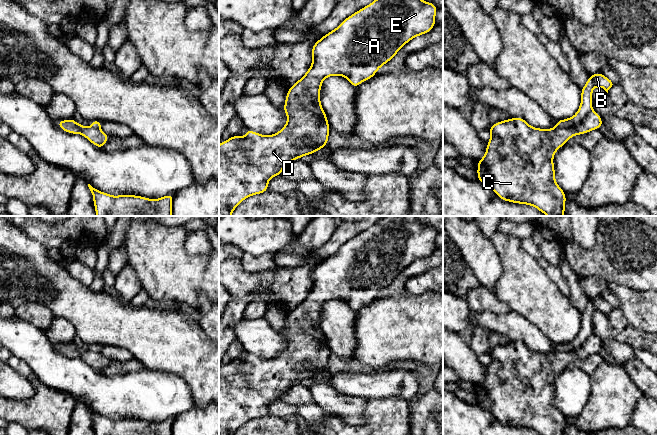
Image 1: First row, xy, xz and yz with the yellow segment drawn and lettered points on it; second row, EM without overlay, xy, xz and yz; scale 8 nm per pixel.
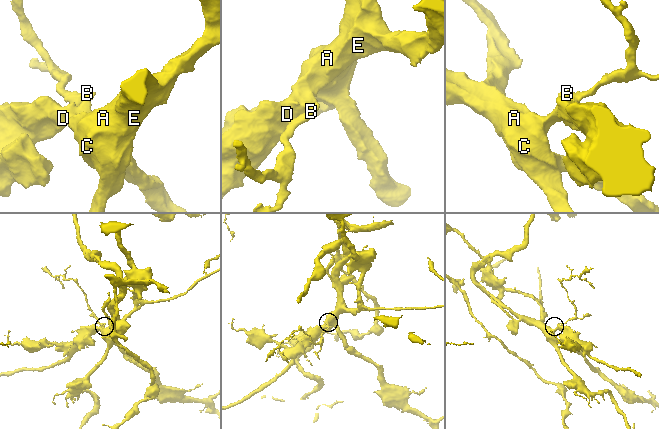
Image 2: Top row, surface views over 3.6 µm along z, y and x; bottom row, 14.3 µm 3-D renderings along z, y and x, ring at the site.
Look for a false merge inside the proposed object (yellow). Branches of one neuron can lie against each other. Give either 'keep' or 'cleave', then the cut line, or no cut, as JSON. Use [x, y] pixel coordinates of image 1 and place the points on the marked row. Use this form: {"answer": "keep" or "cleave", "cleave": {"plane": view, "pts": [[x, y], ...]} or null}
{"answer": "cleave", "cleave": {"plane": "yz", "pts": [[592, 109], [573, 127], [556, 128]]}}

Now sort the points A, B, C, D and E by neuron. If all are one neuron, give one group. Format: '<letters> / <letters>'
A C D E / B

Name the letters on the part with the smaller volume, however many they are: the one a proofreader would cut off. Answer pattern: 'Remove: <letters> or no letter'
Remove: B

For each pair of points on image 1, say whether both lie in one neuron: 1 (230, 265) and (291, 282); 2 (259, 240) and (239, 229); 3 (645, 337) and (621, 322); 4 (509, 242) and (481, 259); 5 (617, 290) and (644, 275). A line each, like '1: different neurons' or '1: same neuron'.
1: same neuron
2: same neuron
3: same neuron
4: different neurons
5: different neurons

